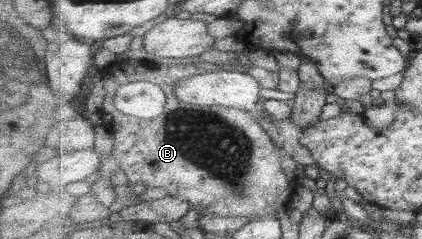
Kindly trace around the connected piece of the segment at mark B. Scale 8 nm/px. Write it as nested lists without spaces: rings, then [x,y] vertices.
[[[160,60],[158,62],[156,61],[154,62],[148,62],[148,61],[147,62],[136,62],[136,61],[135,62],[125,62],[125,61],[117,62],[115,61],[109,66],[105,66],[104,68],[100,69],[103,75],[103,78],[101,79],[101,81],[102,81],[103,88],[105,90],[104,99],[102,101],[102,107],[103,107],[103,103],[105,103],[105,120],[108,123],[111,123],[111,122],[115,123],[114,128],[113,128],[114,129],[113,137],[117,137],[117,141],[114,141],[111,145],[112,149],[110,150],[110,153],[111,155],[117,156],[117,164],[119,165],[119,169],[121,169],[121,171],[126,173],[130,182],[132,182],[135,185],[144,184],[149,189],[153,189],[153,187],[162,187],[168,192],[169,196],[179,197],[181,199],[184,199],[185,201],[189,203],[191,207],[199,207],[200,213],[202,215],[208,215],[208,213],[211,213],[217,216],[229,217],[229,218],[246,217],[246,219],[248,219],[249,222],[253,222],[257,219],[261,219],[262,217],[270,217],[270,215],[272,215],[272,217],[279,217],[279,209],[277,209],[277,204],[279,203],[281,194],[284,191],[287,191],[288,189],[293,189],[293,186],[299,183],[299,180],[289,179],[289,175],[287,175],[287,173],[283,171],[283,165],[281,165],[281,161],[283,161],[283,153],[281,153],[282,149],[279,149],[279,147],[275,145],[275,141],[273,141],[273,139],[271,139],[271,137],[269,137],[269,135],[265,133],[265,129],[263,129],[263,127],[261,127],[261,125],[259,124],[259,119],[257,118],[255,112],[251,109],[243,110],[243,109],[237,109],[237,108],[231,108],[231,107],[223,107],[221,105],[197,105],[197,104],[191,105],[190,103],[183,103],[174,94],[174,91],[175,91],[174,87],[175,85],[178,84],[179,81],[183,81],[183,79],[187,79],[187,77],[193,77],[193,75],[199,75],[201,73],[213,73],[213,71],[223,71],[224,69],[227,69],[227,68],[221,67],[213,63],[205,63],[205,62],[200,62],[199,64],[180,65],[177,67],[172,67],[172,66],[166,66],[165,61],[163,60]]]

